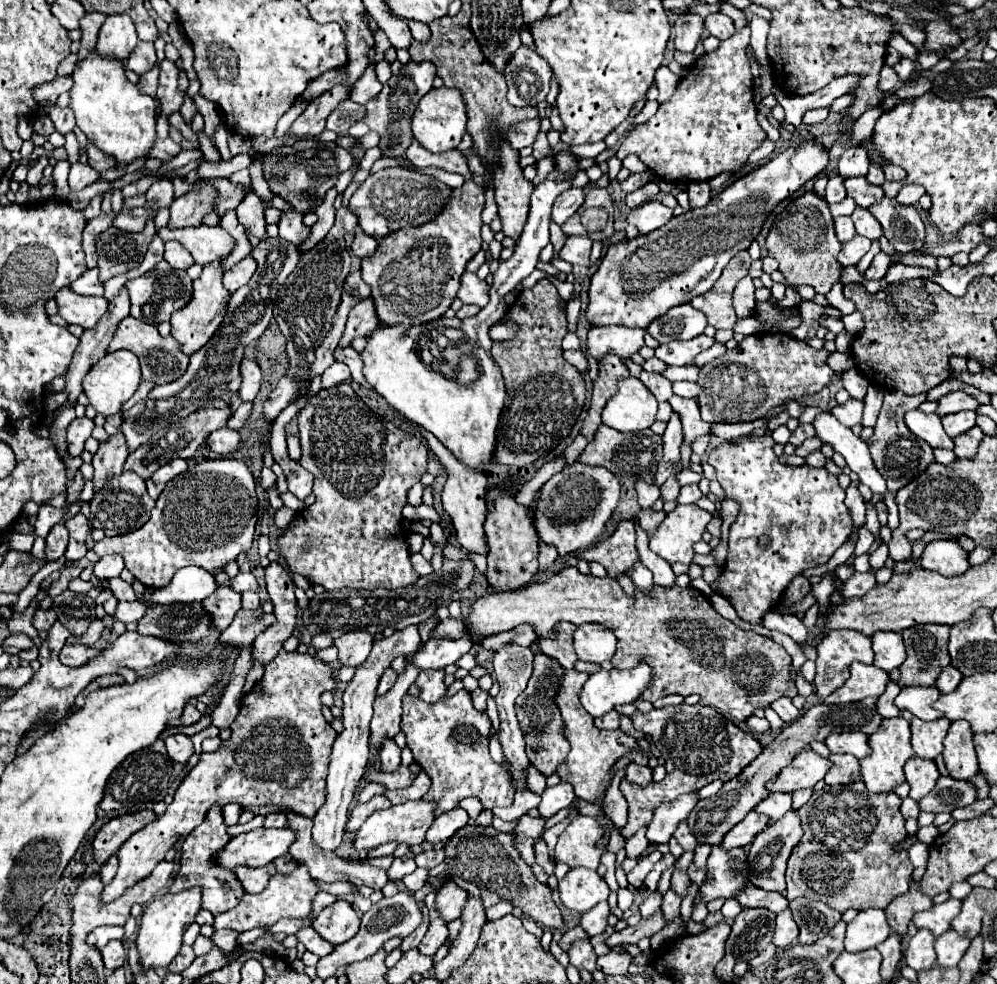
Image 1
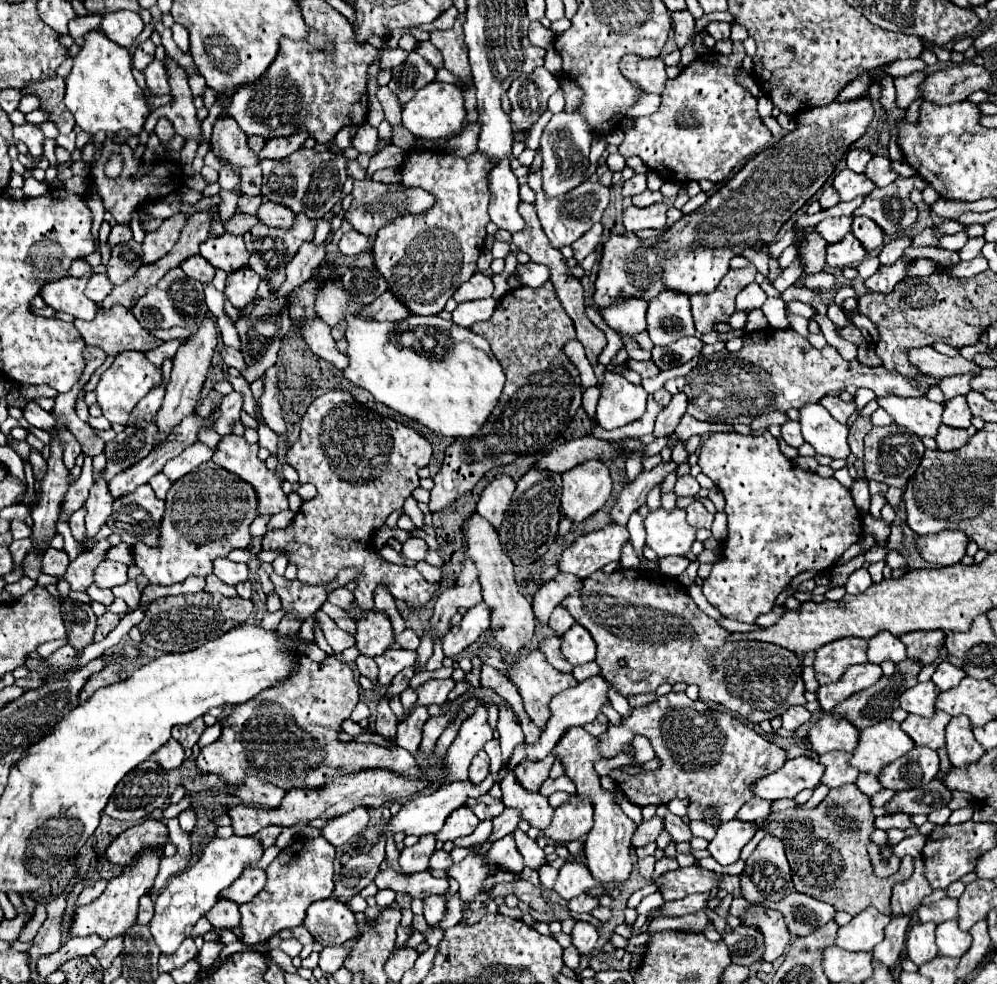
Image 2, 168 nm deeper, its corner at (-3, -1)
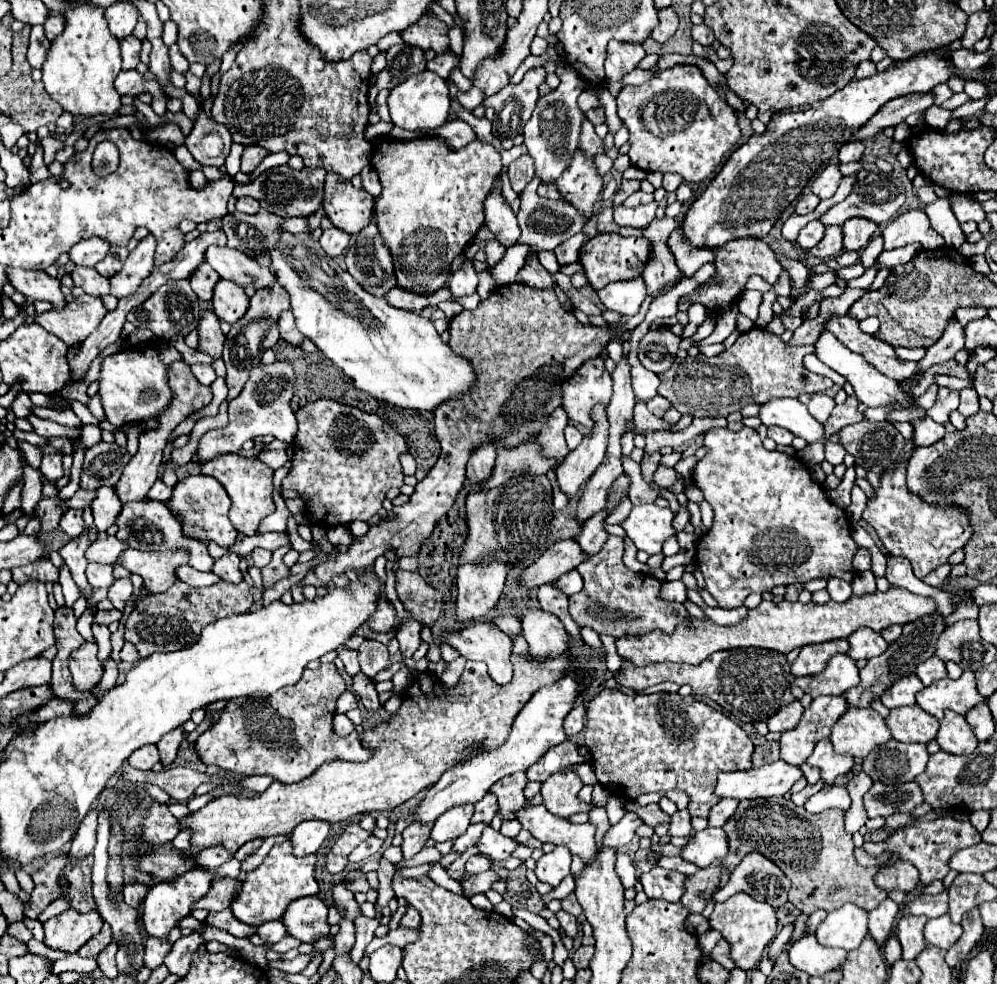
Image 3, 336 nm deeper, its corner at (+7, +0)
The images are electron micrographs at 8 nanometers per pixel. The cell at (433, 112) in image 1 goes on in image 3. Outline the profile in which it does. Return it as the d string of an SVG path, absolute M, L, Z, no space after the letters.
M425 70L421 74L407 78L407 82L401 82L397 88L393 88L389 98L387 98L387 106L389 106L389 112L391 112L393 124L399 126L399 128L411 130L411 132L435 130L435 128L443 126L447 116L449 116L449 106L451 106L449 86L443 78Z

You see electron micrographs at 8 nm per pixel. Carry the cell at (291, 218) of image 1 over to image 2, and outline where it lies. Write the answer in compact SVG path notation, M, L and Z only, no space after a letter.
M263 201L257 209L257 219L269 227L291 227L293 217L293 211L269 201Z

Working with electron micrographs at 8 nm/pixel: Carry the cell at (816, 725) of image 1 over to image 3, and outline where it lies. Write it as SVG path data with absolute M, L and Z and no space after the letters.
M935 614L935 618L927 616L927 618L921 618L919 622L905 624L903 626L903 634L899 636L899 640L893 642L889 646L889 650L883 652L881 656L871 658L867 662L867 666L861 670L861 684L843 694L843 698L847 700L847 706L871 708L871 704L875 700L881 700L881 694L885 694L885 690L891 688L897 680L905 678L907 674L915 674L915 668L935 654L935 642L937 642L937 636L943 630L945 630L945 624L943 624L943 616L941 614Z

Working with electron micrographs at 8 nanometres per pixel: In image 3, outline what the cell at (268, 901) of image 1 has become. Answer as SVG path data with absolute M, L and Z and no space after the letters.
M289 840L273 846L271 852L267 854L267 858L263 860L263 864L257 870L247 874L239 896L231 904L231 912L235 914L235 918L239 922L255 926L255 928L259 928L263 922L283 918L287 906L295 898L319 894L319 884L315 880L315 862L317 862L315 854L309 854L303 858L295 856Z

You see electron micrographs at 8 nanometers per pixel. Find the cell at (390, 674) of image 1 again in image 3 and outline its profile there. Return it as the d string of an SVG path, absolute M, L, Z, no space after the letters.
M365 640L359 646L359 664L361 672L367 674L369 678L375 678L377 672L385 670L389 666L389 652L387 646L377 642L377 640Z

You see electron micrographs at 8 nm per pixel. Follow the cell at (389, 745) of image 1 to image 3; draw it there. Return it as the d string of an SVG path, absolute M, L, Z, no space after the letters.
M365 674L353 676L353 688L351 690L353 690L353 694L357 694L357 698L363 702L363 706L367 710L379 710L381 708L375 684Z

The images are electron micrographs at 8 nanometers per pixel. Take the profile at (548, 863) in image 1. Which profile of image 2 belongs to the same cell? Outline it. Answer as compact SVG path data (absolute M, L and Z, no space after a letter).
M513 831L513 839L517 843L517 851L521 851L521 857L525 859L525 865L531 869L537 869L541 865L545 865L545 853L543 849L537 845L535 839L529 839L527 833L523 831Z

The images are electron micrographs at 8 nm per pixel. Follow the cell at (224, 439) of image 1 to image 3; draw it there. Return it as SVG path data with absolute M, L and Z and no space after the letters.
M221 454L221 456L213 458L213 460L207 460L203 464L201 472L217 478L225 486L227 494L233 500L233 506L229 510L229 520L245 536L253 536L257 526L259 526L259 522L265 516L269 516L271 512L275 512L275 502L271 498L271 492L273 492L273 470L267 464L263 464L261 460L245 458L241 454Z

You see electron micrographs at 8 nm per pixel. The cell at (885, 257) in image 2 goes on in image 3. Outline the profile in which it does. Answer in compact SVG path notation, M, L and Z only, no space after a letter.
M909 210L897 216L881 232L883 250L895 250L913 242L921 242L925 250L937 250L945 244L943 236L935 232L929 224L929 218L923 210Z

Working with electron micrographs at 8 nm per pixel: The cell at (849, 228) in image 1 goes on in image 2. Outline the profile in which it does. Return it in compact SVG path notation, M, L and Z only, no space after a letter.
M829 217L825 221L819 221L815 225L815 231L831 245L841 241L851 231L851 221L853 217Z

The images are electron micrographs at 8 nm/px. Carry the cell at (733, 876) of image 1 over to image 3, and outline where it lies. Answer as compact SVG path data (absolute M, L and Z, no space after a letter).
M653 866L651 872L641 874L643 890L649 898L663 898L667 902L679 902L685 892L687 876L675 870L665 870L661 866Z

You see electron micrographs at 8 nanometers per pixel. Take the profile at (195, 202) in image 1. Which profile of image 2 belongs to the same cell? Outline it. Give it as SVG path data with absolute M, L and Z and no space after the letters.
M175 215L167 219L157 231L147 233L143 239L143 257L141 257L143 265L155 263L157 259L165 257L171 251L171 247L177 243L185 223L187 223L185 215Z

